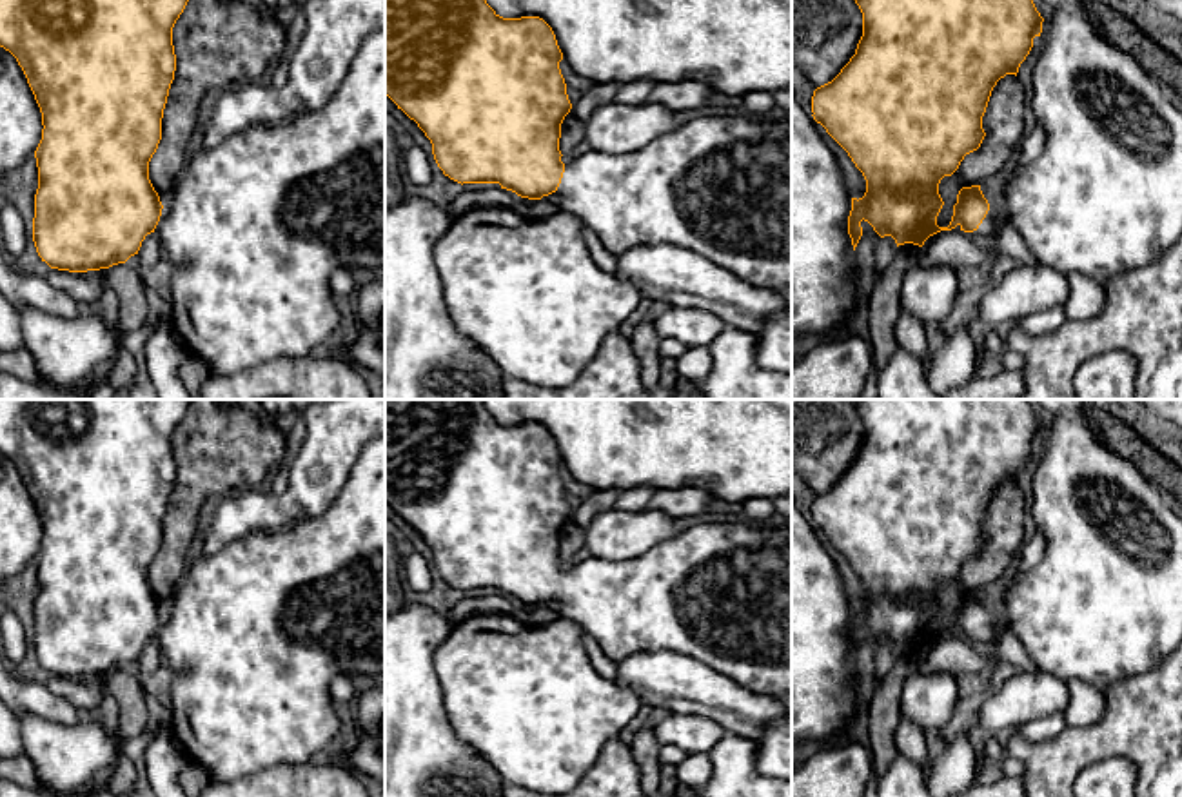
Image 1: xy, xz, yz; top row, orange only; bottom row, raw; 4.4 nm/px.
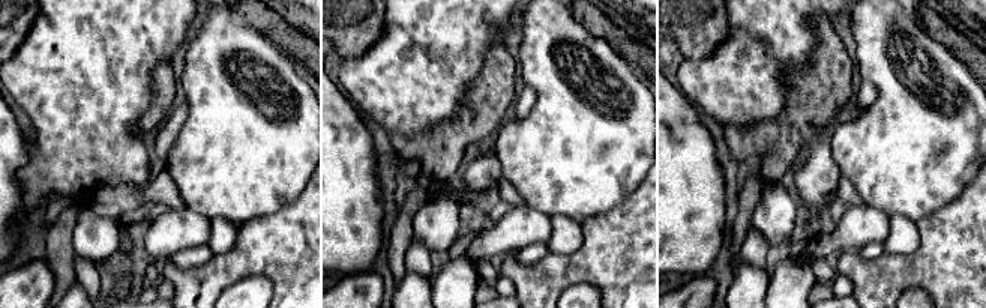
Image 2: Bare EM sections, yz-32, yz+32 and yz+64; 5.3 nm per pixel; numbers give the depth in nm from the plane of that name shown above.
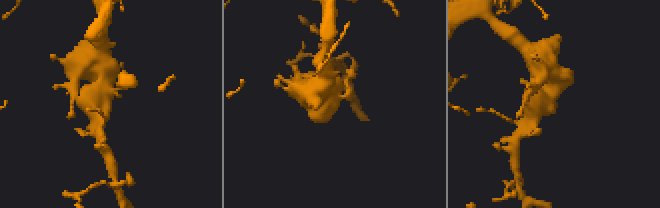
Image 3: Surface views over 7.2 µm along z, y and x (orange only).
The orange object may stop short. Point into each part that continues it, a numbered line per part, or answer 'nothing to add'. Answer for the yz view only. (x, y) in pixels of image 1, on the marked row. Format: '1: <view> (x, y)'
1: yz (992, 224)

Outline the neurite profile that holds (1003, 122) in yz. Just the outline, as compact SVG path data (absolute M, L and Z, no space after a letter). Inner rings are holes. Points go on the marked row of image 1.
M1006 74L993 87L982 129L986 136L980 147L966 154L959 169L939 183L944 202L937 216L939 227L950 225L962 187L980 185L990 176L1002 174L1017 156L1024 136L1024 91L1015 74Z

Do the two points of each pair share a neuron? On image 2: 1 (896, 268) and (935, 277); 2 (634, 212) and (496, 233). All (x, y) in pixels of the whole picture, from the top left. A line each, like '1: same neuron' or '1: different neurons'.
1: same neuron
2: different neurons

